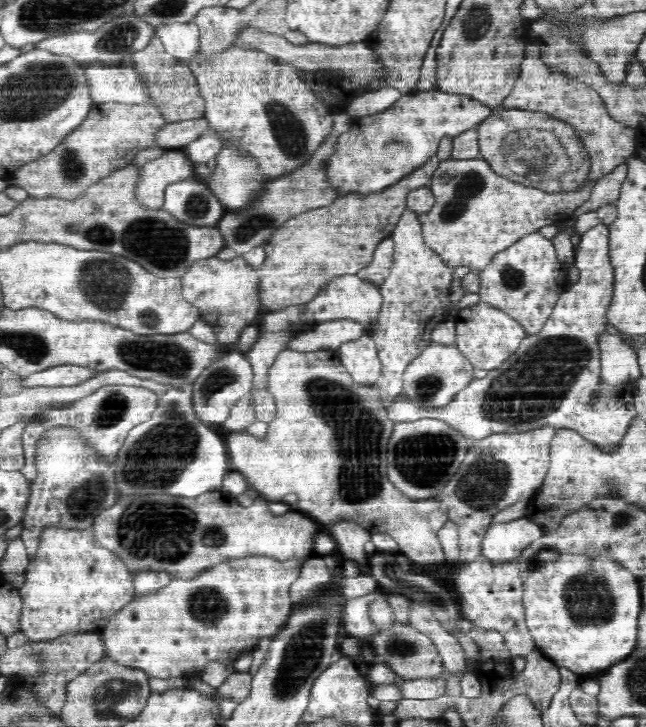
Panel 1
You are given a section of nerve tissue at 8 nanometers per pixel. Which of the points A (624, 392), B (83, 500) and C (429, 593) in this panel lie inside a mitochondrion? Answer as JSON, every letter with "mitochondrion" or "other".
{"A":"other","B":"mitochondrion","C":"mitochondrion"}

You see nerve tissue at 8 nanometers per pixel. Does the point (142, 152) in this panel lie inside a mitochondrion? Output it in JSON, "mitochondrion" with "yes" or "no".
{"mitochondrion":"no"}

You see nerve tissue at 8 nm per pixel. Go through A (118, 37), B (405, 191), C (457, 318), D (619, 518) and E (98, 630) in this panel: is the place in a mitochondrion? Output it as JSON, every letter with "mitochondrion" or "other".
{"A":"mitochondrion","B":"other","C":"other","D":"mitochondrion","E":"other"}

